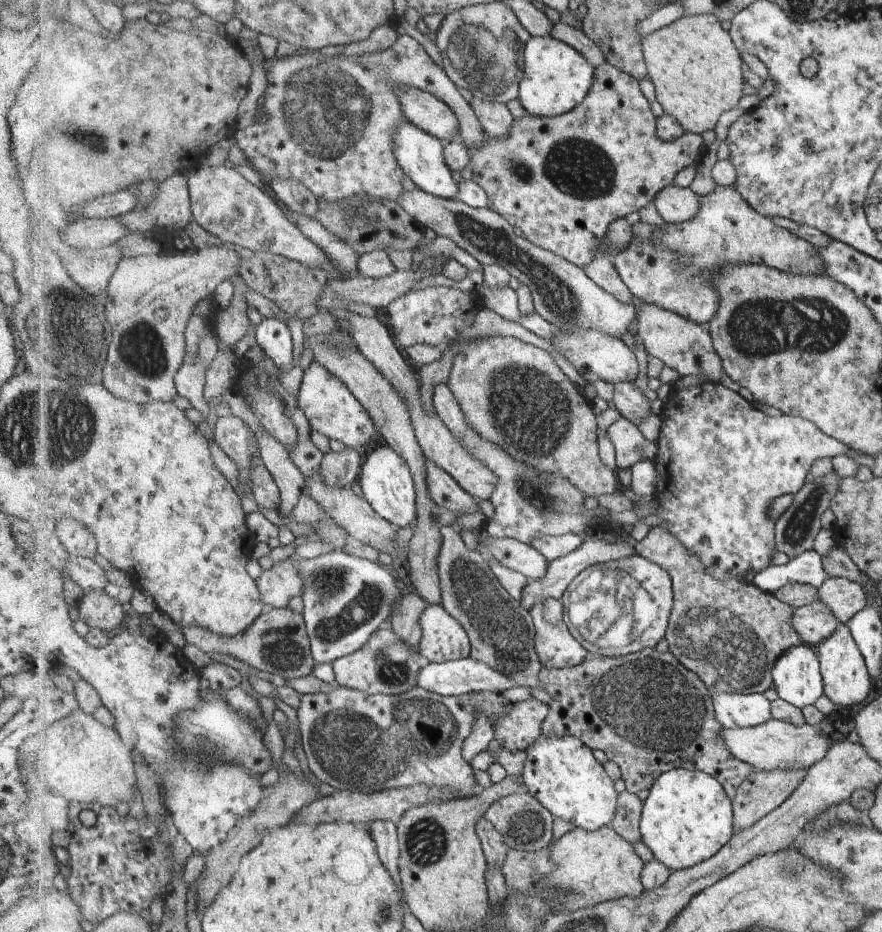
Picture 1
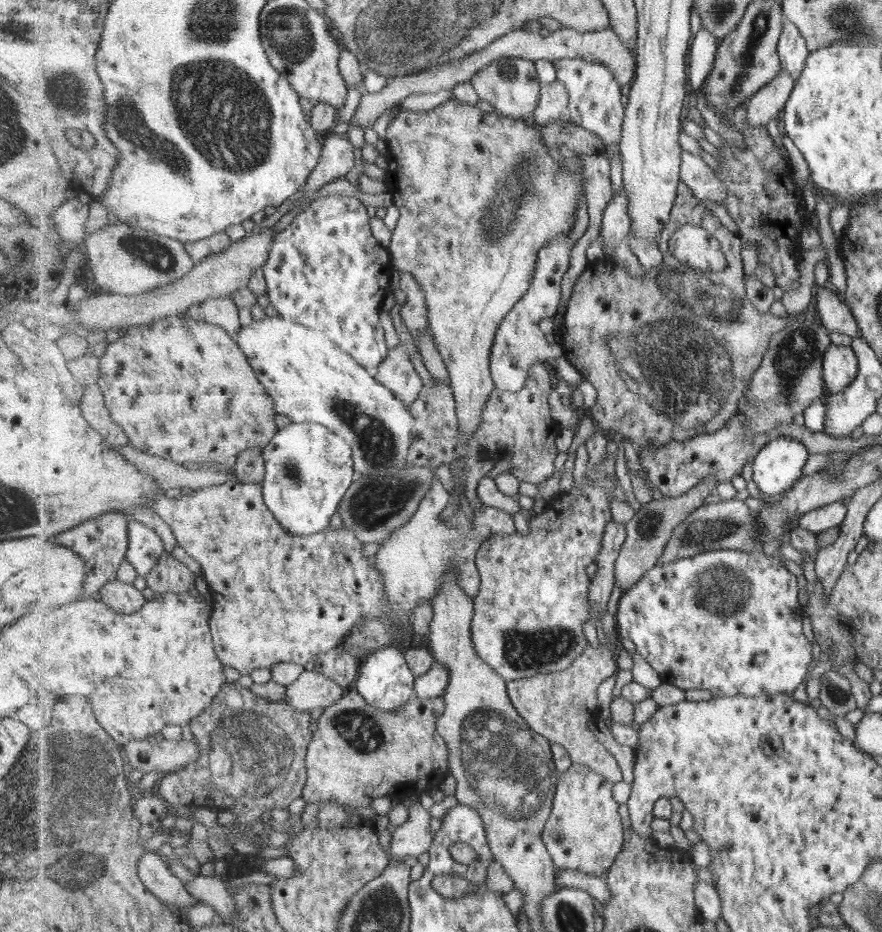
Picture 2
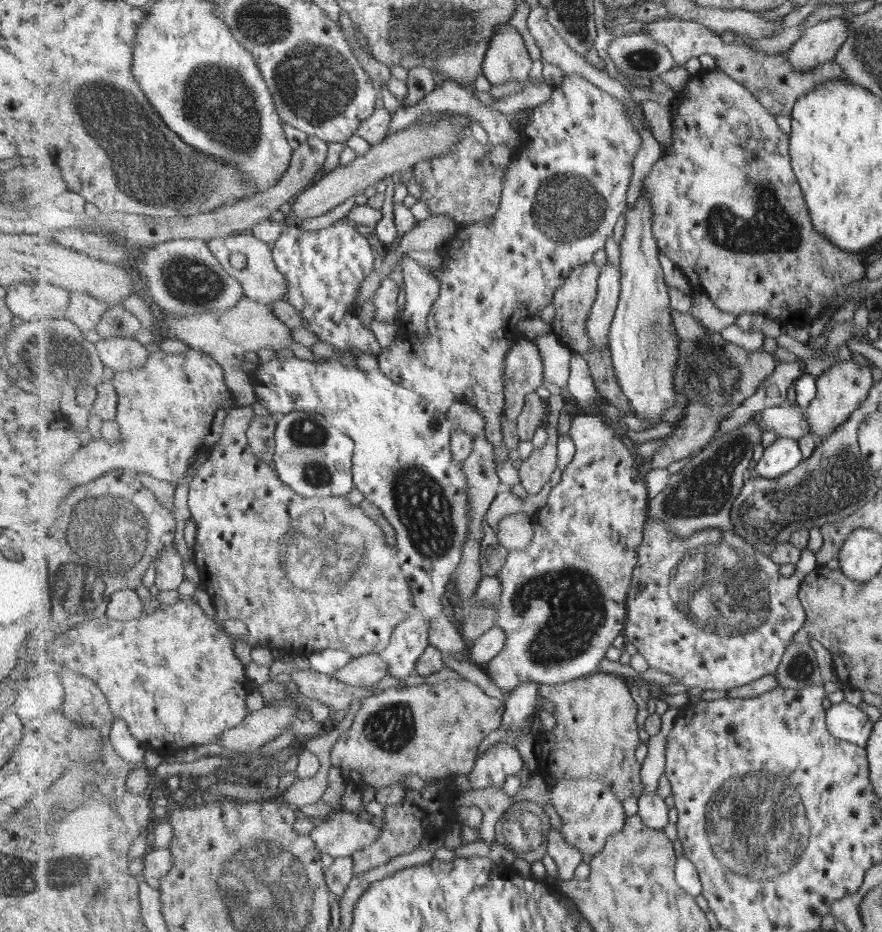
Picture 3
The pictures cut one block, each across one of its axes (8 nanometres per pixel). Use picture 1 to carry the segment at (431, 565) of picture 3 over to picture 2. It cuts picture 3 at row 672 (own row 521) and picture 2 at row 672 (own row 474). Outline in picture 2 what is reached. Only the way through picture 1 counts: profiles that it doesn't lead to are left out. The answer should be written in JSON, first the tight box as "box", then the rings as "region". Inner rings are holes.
{"box":[354,647,416,711],"region":[[[381,647],[371,652],[361,665],[358,681],[354,689],[361,693],[369,704],[384,711],[394,711],[415,698],[416,676],[413,675],[405,656],[406,648]]]}

